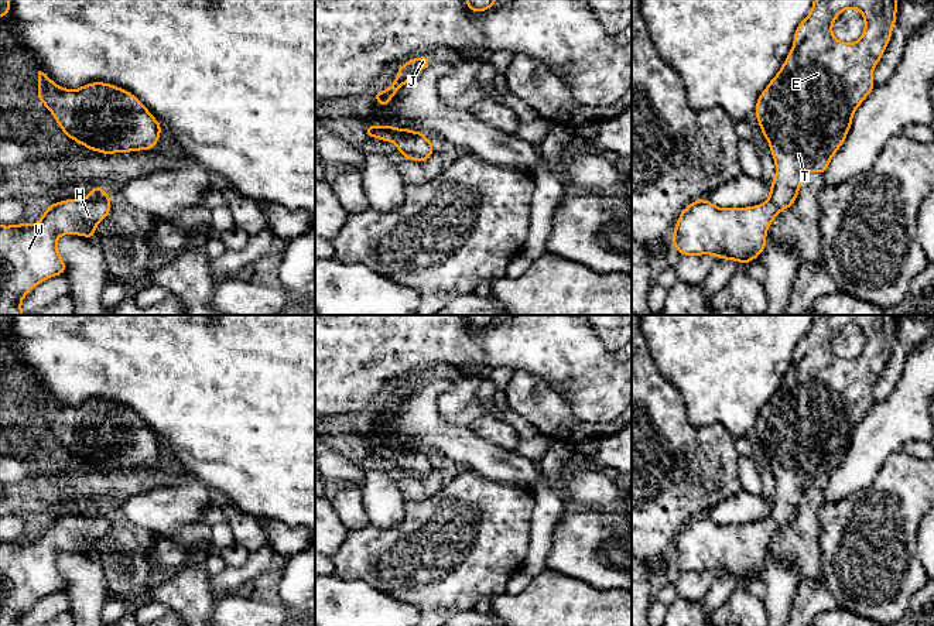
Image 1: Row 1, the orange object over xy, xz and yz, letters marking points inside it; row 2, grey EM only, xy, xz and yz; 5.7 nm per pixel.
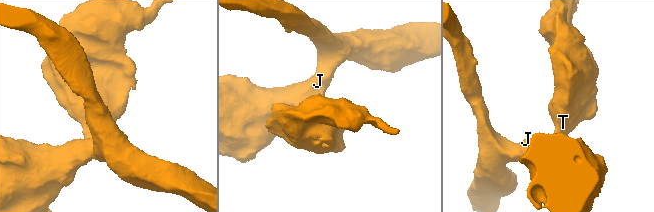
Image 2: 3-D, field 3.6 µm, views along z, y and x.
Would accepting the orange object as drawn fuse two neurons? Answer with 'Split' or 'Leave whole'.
Leave whole

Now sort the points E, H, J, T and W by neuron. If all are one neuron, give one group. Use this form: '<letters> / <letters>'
E H J T W

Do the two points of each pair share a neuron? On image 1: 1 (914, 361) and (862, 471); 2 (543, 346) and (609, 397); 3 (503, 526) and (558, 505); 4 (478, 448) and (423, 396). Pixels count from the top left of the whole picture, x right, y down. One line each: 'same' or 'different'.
1: same
2: same
3: different
4: same

